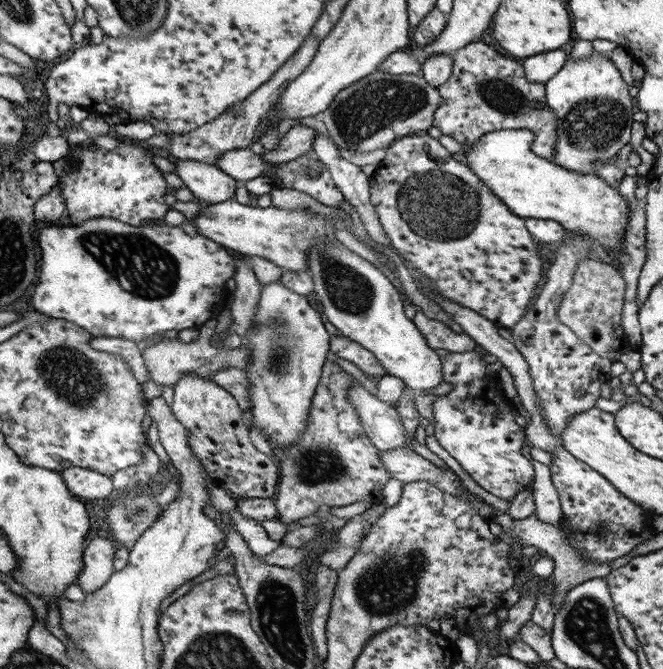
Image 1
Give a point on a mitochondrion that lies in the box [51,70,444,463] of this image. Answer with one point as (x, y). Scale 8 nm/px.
(140, 266)

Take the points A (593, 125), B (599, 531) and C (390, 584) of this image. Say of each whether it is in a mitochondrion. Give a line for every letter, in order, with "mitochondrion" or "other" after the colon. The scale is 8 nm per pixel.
A: mitochondrion
B: other
C: mitochondrion

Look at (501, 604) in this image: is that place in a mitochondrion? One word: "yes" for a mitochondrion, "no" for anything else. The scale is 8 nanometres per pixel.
no

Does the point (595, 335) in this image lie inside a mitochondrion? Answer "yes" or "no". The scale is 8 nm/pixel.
no

